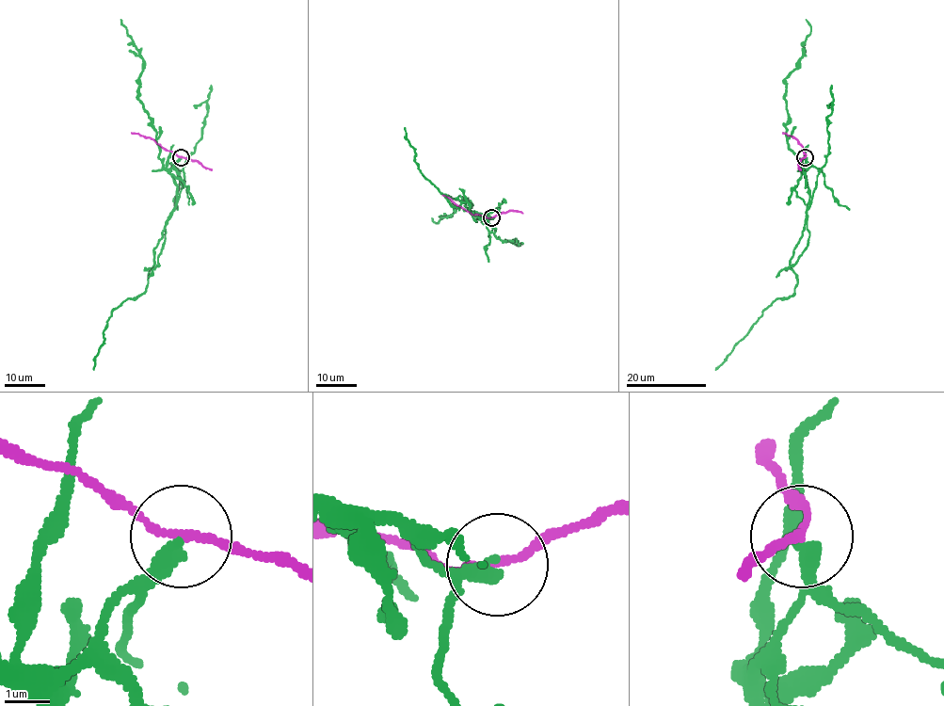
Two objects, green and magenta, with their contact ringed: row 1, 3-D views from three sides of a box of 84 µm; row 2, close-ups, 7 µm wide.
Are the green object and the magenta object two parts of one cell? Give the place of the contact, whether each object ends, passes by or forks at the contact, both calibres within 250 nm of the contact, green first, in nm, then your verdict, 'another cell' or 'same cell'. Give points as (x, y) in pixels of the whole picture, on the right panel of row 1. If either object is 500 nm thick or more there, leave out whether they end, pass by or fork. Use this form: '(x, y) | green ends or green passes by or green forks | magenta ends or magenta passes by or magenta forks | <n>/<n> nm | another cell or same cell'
(805, 157) | green ends | magenta passes by | 360/160 nm | another cell

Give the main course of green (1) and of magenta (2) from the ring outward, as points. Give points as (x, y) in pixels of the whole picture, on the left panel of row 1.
1: (181, 156), (169, 170), (177, 185), (177, 202), (153, 249), (146, 290), (112, 312), (94, 370)
2: (181, 156), (138, 134), (131, 133)

